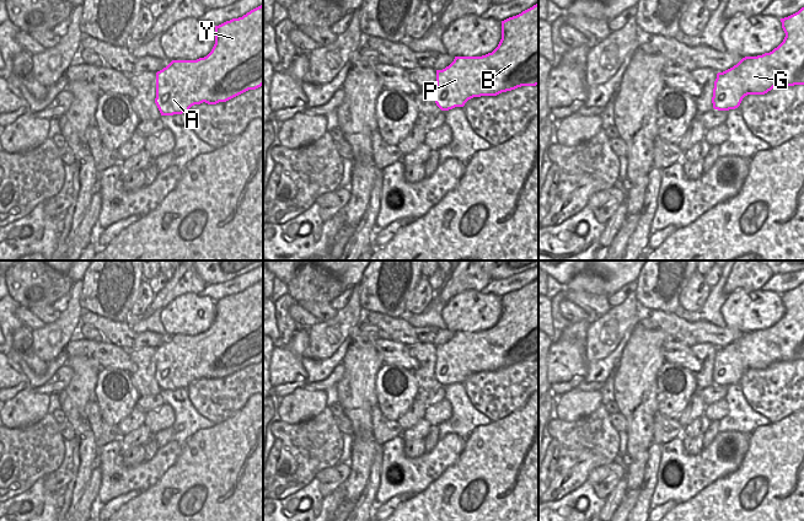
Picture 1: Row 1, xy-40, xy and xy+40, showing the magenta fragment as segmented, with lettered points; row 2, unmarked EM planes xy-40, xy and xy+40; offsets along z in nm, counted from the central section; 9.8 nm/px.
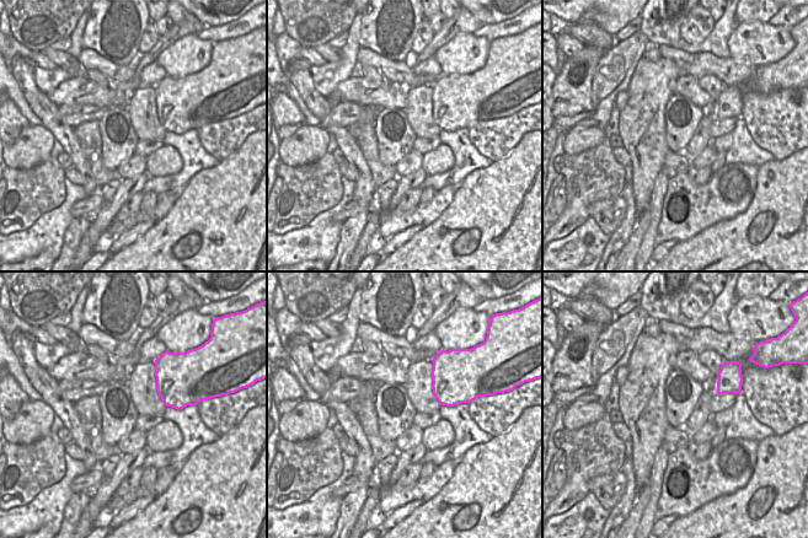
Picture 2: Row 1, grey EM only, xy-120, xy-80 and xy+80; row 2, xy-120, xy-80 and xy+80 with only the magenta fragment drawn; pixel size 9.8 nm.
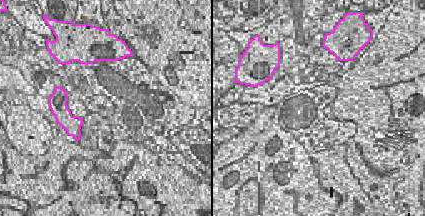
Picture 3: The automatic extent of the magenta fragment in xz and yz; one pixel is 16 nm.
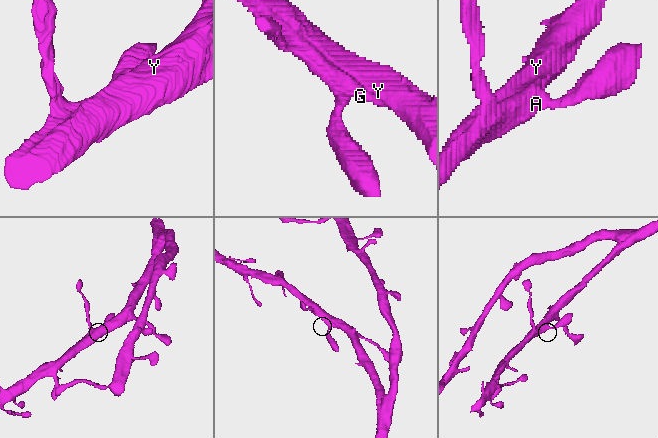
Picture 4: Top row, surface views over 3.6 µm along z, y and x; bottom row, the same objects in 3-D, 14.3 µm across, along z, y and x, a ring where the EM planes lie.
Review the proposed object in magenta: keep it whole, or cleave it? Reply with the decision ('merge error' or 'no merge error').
no merge error

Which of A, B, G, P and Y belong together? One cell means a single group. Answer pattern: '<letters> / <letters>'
A B G P Y

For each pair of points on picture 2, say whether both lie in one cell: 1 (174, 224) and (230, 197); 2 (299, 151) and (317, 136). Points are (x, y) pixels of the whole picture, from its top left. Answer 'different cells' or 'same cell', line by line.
1: same cell
2: same cell

